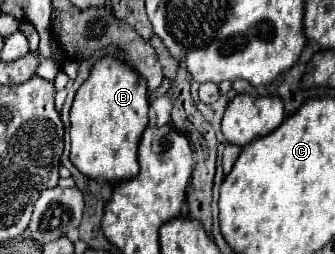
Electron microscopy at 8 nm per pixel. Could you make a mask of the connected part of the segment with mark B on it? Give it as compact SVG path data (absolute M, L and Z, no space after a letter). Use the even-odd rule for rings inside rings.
M102 57L96 61L88 81L78 89L70 109L70 161L76 165L76 169L90 179L104 181L128 181L136 177L136 173L140 173L138 143L150 121L148 107L148 89L136 71L130 71L122 61L114 57Z

